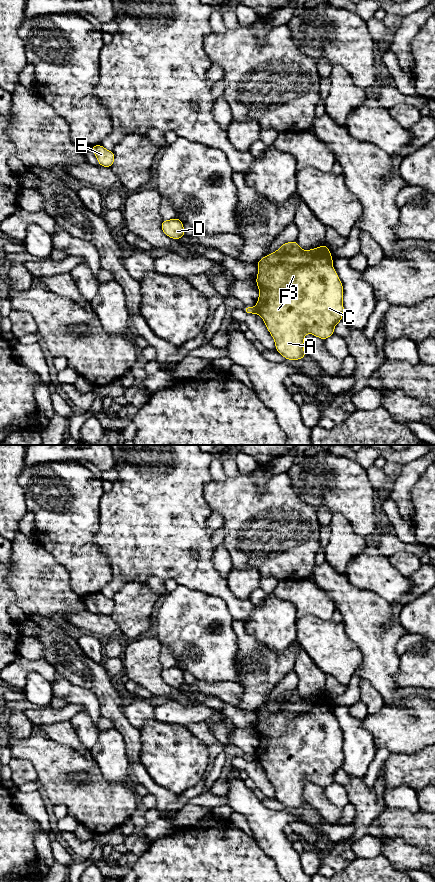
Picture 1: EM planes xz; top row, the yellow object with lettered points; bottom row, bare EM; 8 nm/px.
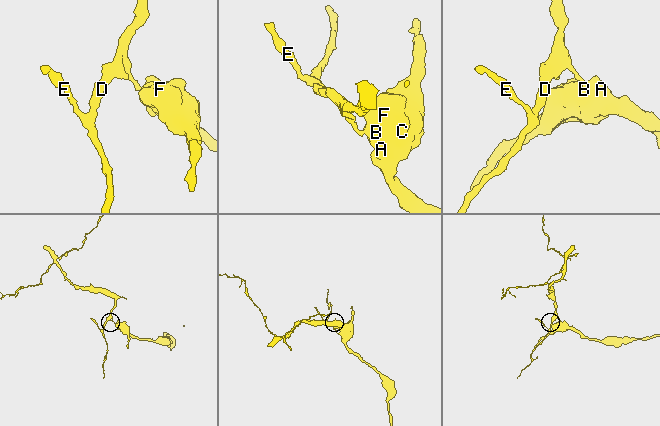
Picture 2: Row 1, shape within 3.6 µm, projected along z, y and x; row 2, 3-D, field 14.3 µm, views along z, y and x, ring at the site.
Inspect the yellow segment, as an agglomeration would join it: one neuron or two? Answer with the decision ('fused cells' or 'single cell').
fused cells

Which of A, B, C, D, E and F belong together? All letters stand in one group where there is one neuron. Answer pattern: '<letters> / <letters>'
A B C F / D E

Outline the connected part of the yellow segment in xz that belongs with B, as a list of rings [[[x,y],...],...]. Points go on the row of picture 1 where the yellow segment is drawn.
[[[297,241],[282,244],[277,251],[264,256],[257,262],[256,285],[259,288],[259,298],[255,306],[255,313],[262,317],[275,341],[276,351],[287,360],[300,360],[307,355],[303,349],[306,333],[325,340],[334,334],[335,325],[342,321],[344,290],[332,263],[333,257],[328,245],[302,250]]]

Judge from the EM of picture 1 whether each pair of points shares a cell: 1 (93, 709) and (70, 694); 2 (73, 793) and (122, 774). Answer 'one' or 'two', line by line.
1: one
2: two

